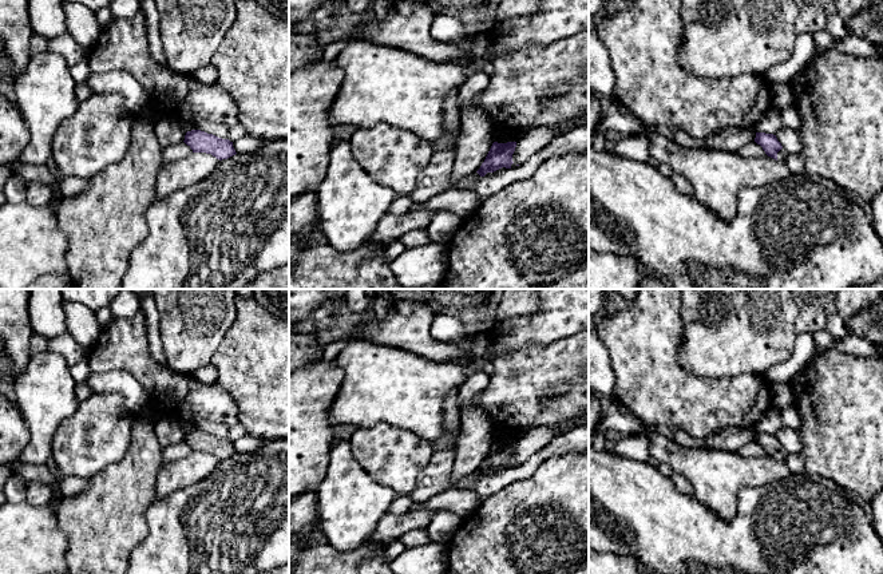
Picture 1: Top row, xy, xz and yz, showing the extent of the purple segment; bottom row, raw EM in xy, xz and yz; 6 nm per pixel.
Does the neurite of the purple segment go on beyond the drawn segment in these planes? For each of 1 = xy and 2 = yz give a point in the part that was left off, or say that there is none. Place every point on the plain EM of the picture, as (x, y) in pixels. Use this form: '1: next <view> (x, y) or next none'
1: next none
2: next yz (781, 455)

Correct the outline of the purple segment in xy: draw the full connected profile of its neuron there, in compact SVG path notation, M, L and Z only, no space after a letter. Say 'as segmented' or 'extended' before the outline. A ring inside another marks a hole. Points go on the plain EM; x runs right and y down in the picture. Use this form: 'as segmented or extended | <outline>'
as segmented | M201 429L187 431L183 442L193 450L193 452L211 454L219 460L237 454L233 442Z

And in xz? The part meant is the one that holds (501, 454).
as segmented | M494 442L484 462L476 472L480 476L484 476L487 472L494 472L502 467L511 468L511 464L514 463L512 454L515 451L515 447L516 442Z

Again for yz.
extended | M756 432L755 442L763 447L768 456L779 462L784 462L788 456L788 451L781 446L773 434Z

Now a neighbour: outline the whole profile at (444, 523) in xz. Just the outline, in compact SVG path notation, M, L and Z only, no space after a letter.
M448 510L436 511L431 523L427 526L427 533L431 542L447 545L451 537L463 524L463 518Z

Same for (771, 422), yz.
M771 405L769 409L761 416L755 425L757 432L776 434L783 427L780 408Z

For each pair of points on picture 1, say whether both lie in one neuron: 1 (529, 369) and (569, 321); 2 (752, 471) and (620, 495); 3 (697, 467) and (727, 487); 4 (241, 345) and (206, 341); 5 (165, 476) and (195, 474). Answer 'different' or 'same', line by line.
1: different
2: different
3: same
4: different
5: same

